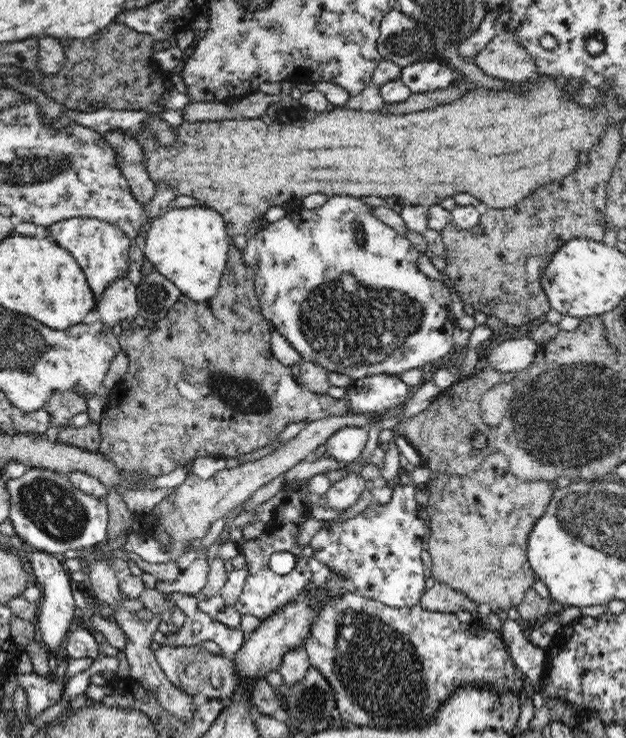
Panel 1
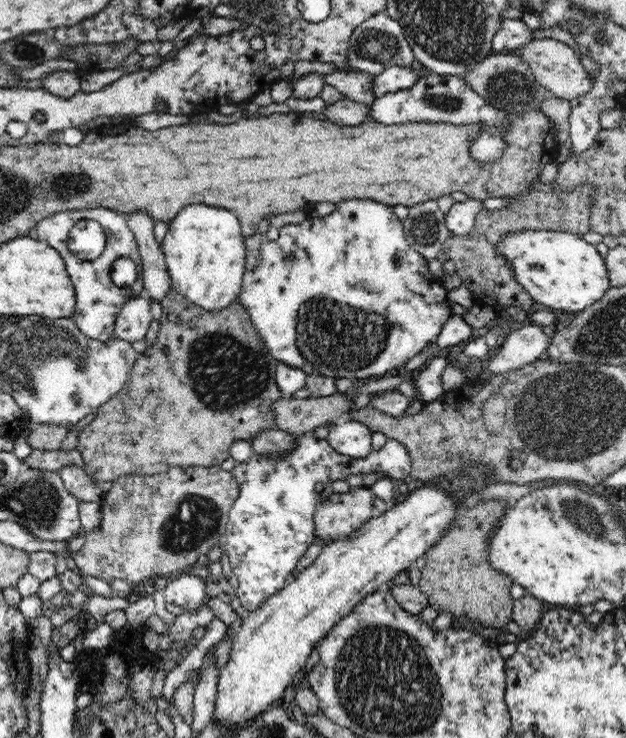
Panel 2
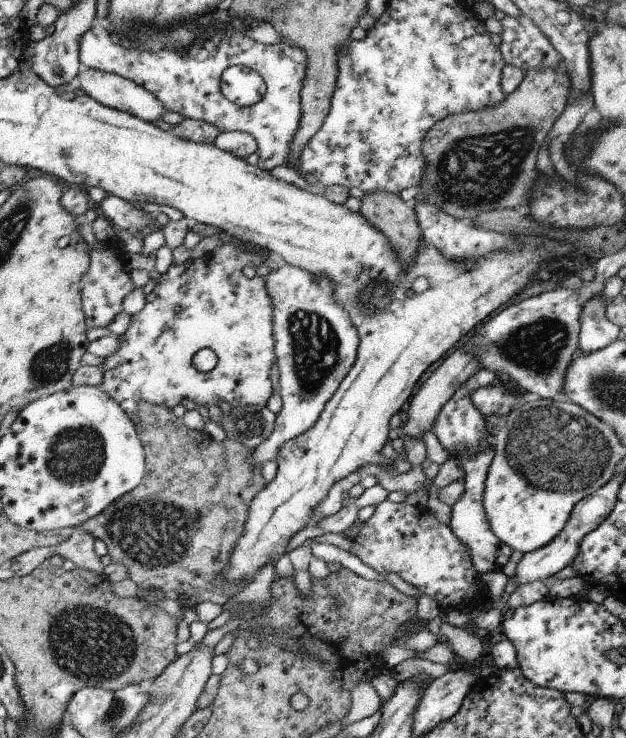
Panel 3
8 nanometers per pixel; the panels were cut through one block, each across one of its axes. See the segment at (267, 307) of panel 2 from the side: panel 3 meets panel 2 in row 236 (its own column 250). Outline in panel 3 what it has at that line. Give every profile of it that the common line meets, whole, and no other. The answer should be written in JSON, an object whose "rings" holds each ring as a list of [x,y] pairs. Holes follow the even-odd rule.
{"rings":[[[223,243],[217,246],[214,252],[205,253],[201,257],[187,259],[180,264],[171,263],[167,270],[160,274],[156,280],[154,288],[145,295],[146,301],[143,308],[138,313],[132,314],[129,317],[129,324],[125,332],[121,336],[116,337],[117,348],[109,356],[101,360],[100,368],[102,370],[102,379],[99,388],[106,392],[120,407],[121,410],[130,418],[131,422],[137,422],[138,405],[140,402],[172,409],[174,406],[181,405],[181,400],[195,400],[212,403],[214,405],[219,402],[227,402],[234,409],[235,407],[242,407],[245,405],[253,405],[256,407],[265,407],[267,398],[271,395],[271,382],[269,381],[269,369],[273,360],[276,359],[274,355],[274,344],[272,337],[272,304],[271,297],[266,291],[266,284],[264,277],[255,275],[252,278],[246,278],[242,273],[243,266],[255,266],[257,262],[264,261],[270,252],[260,253],[259,251],[252,251],[251,249],[240,249],[234,247],[233,243]],[[201,349],[209,349],[216,356],[215,366],[206,373],[197,372],[197,369],[192,368],[192,355]]]}

